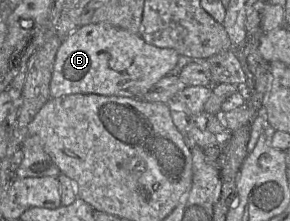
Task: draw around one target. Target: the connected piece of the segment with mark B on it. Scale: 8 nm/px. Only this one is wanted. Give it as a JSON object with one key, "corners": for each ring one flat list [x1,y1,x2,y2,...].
{"corners":[[107,23,79,26,61,44,55,58,50,83,51,98,71,94,98,94,142,99,144,94,176,66,180,54,146,42,140,34]]}

